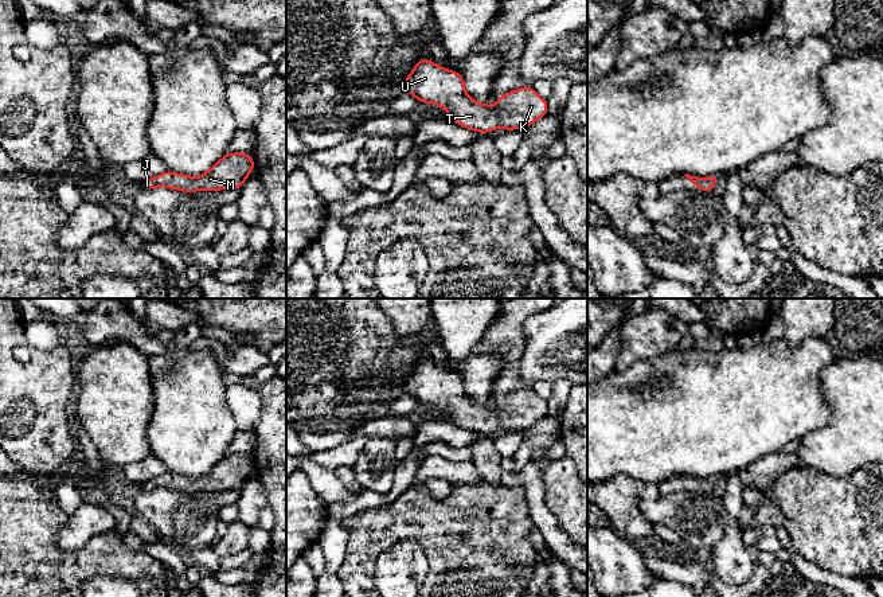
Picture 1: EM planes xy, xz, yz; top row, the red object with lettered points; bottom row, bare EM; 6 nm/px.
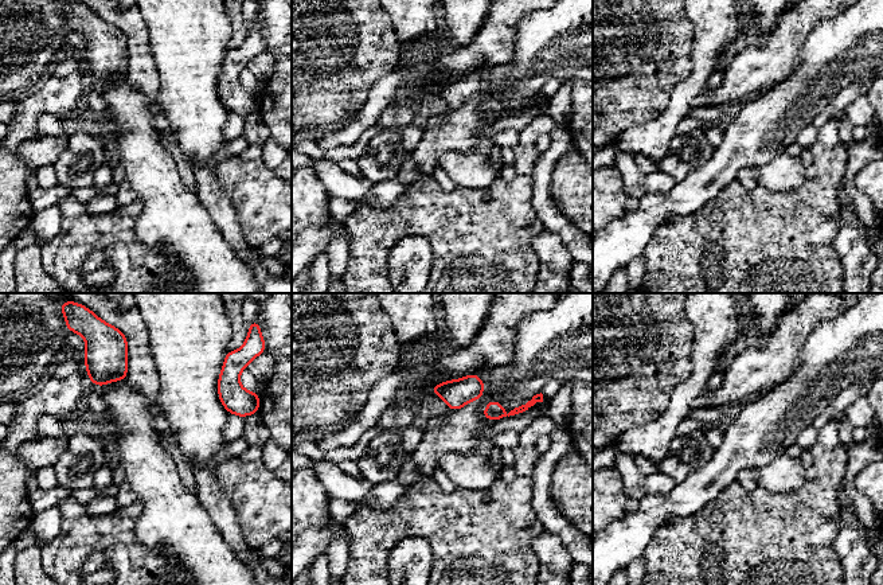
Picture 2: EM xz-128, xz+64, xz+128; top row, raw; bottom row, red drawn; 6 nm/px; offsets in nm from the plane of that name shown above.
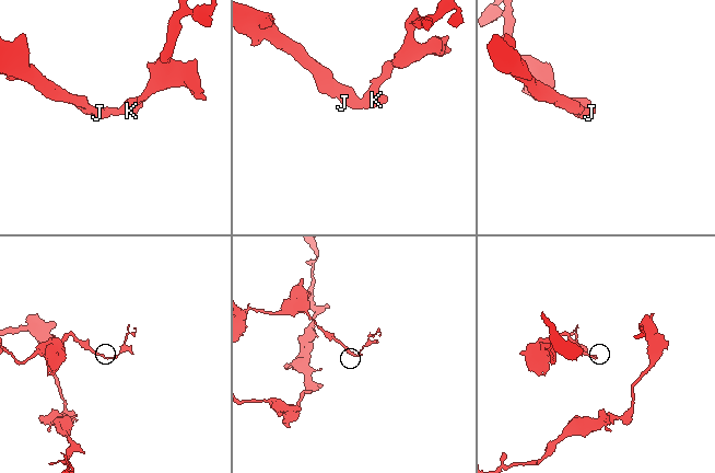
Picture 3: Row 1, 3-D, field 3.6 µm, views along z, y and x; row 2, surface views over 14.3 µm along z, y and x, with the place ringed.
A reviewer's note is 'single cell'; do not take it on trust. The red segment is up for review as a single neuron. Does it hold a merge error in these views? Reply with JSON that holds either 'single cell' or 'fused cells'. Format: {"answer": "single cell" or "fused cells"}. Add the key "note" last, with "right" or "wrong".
{"answer": "single cell", "note": "right"}

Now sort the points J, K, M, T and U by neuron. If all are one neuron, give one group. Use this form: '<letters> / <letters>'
J K M T U

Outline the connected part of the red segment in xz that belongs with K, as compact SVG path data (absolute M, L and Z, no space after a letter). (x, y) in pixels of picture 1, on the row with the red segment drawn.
M419 59L402 86L418 102L439 105L456 124L478 133L488 133L499 128L505 130L524 129L538 118L548 116L547 100L538 95L531 86L521 86L500 95L495 106L485 105L468 95L464 77L460 73L439 67L431 59Z

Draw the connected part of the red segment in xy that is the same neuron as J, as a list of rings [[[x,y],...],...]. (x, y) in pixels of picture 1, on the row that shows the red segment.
[[[227,152],[207,172],[198,177],[165,171],[141,183],[141,188],[153,190],[156,187],[167,187],[187,194],[204,191],[219,191],[227,188],[241,190],[251,171],[255,169],[253,156],[250,153]]]

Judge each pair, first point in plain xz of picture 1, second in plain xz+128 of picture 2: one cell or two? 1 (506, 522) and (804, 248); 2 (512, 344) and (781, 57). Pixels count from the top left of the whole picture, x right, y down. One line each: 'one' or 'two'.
1: one
2: one

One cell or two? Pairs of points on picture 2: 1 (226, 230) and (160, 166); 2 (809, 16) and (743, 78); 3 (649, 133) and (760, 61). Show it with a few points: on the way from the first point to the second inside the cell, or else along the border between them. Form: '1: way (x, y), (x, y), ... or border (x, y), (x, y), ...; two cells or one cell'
1: border (195, 194), (226, 240); two cells
2: way (793, 32), (758, 66); one cell
3: border (707, 88), (691, 101), (688, 109); two cells

